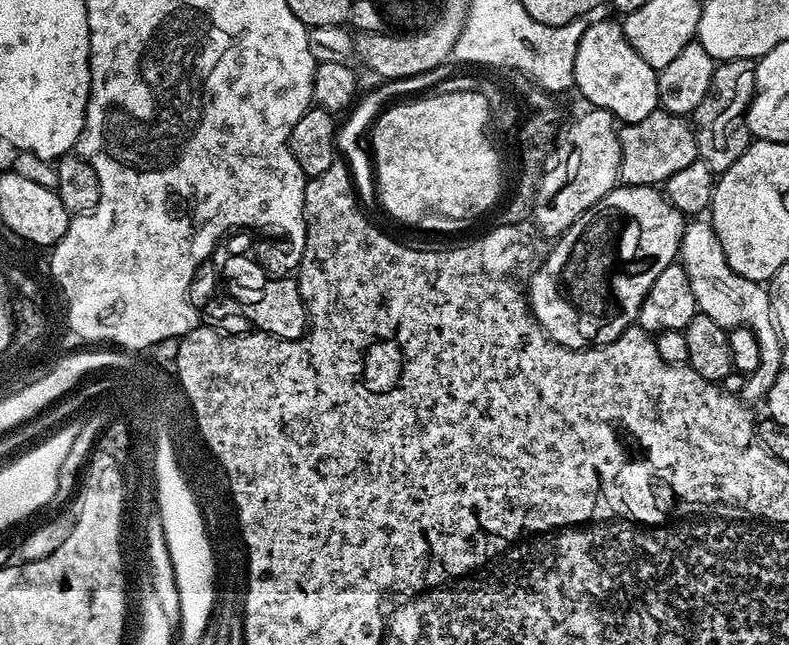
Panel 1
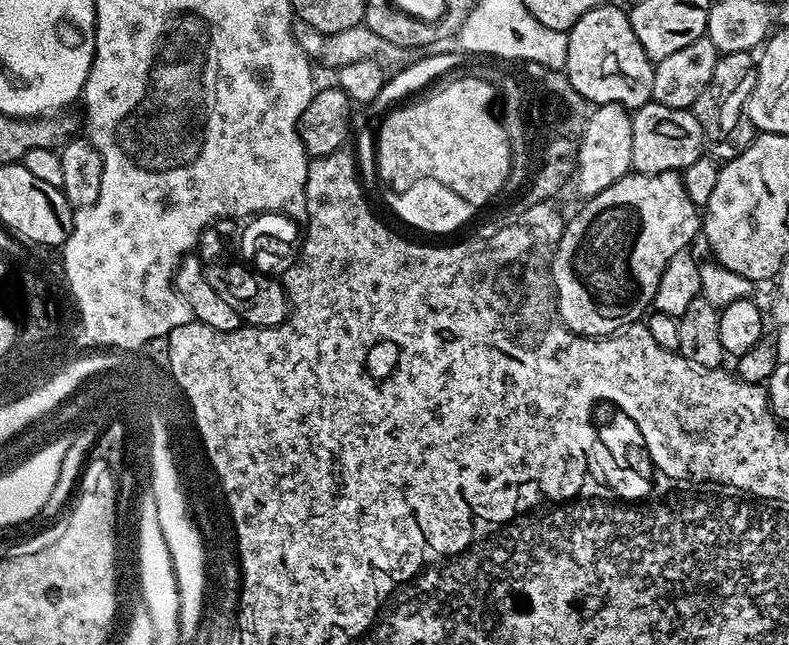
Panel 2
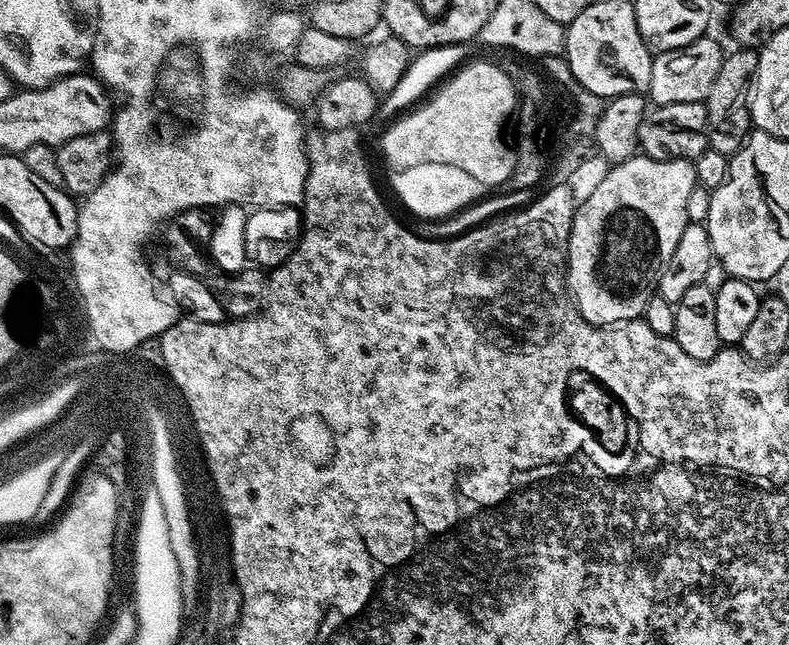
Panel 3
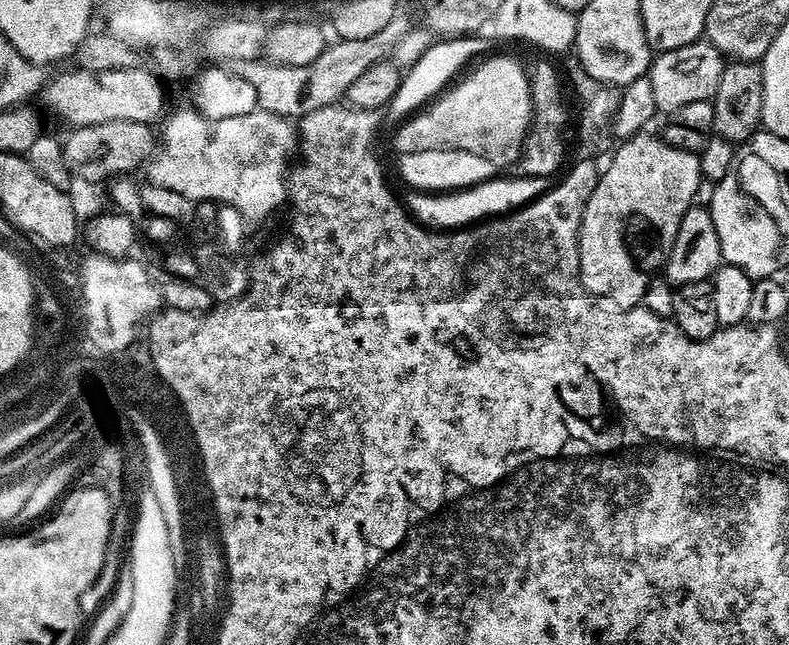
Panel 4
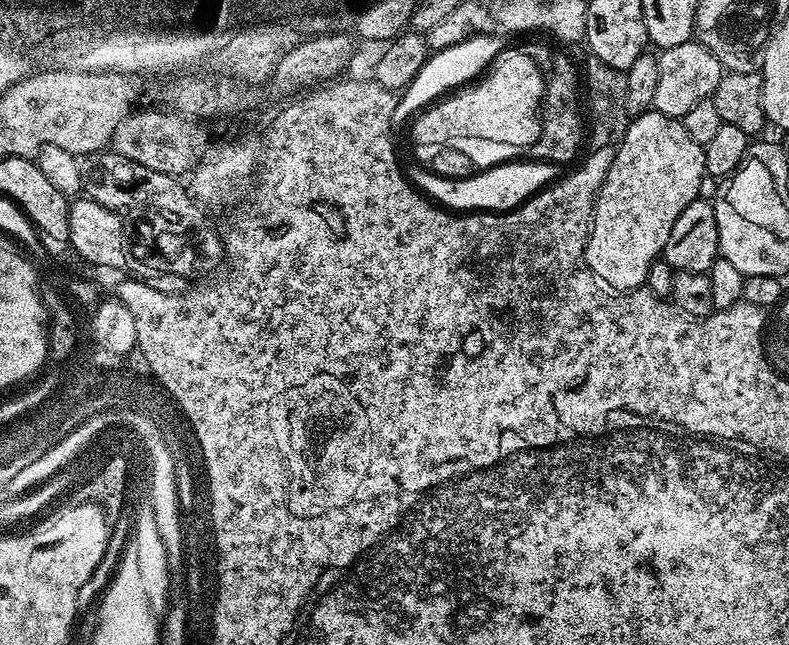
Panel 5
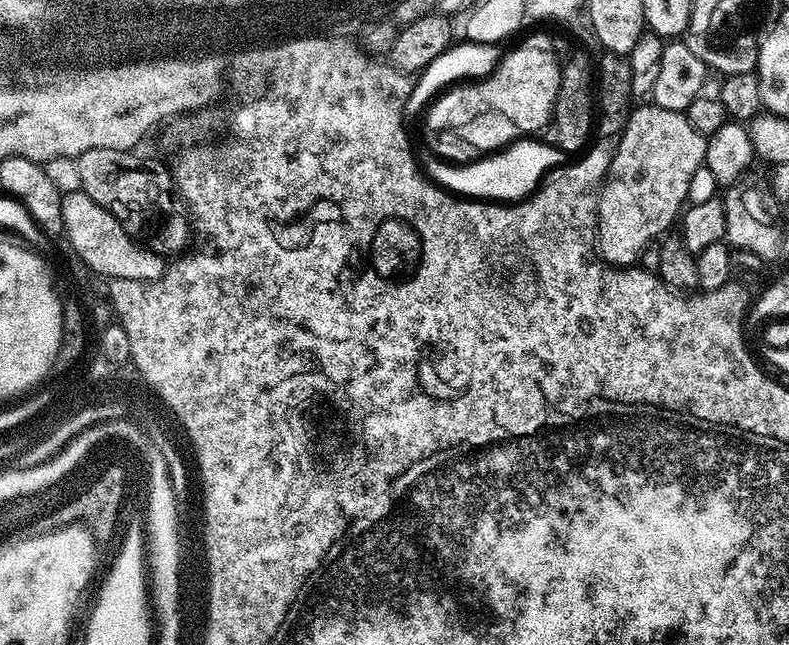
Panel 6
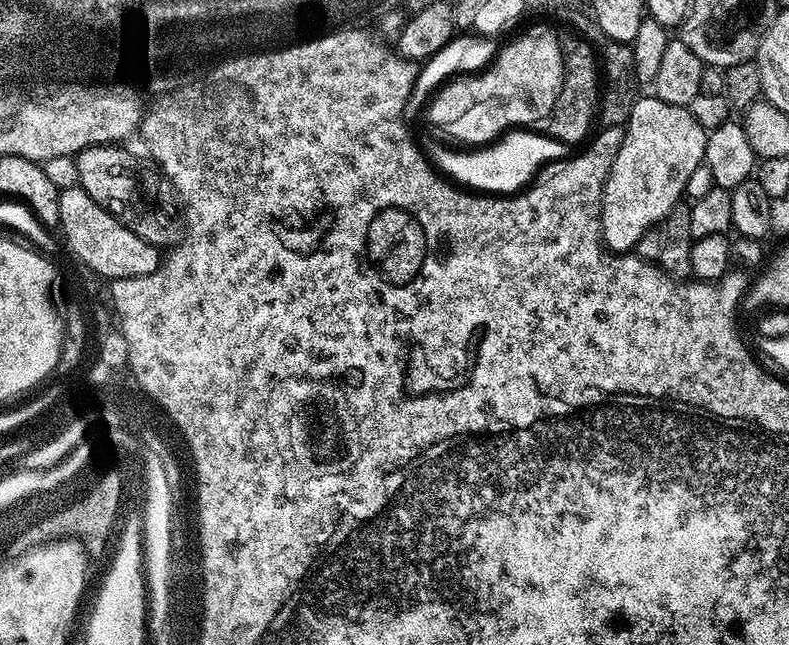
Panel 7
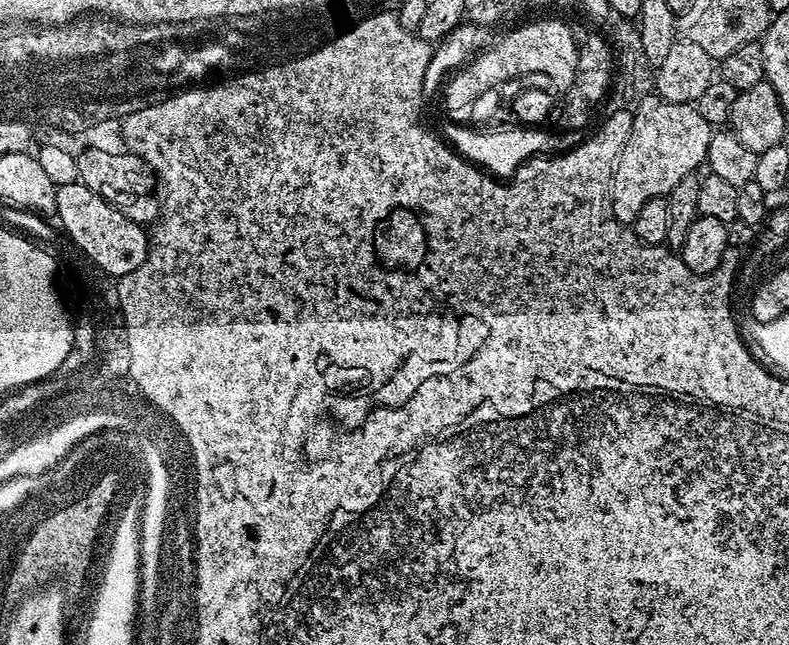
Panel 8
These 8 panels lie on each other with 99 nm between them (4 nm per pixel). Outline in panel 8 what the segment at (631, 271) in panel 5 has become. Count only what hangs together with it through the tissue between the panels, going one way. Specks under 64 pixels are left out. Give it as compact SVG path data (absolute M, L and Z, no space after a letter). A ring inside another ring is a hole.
M653 94L635 105L630 134L612 174L612 213L617 222L631 226L634 218L638 218L638 210L642 210L650 198L667 196L682 178L693 175L696 167L708 159L713 133L713 126L698 114L695 104L666 102Z

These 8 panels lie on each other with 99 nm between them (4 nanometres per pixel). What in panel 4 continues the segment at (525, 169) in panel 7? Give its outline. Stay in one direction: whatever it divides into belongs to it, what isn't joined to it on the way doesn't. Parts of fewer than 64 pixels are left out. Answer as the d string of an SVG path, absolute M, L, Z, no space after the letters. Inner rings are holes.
M524 176L492 177L482 183L473 184L469 188L452 189L449 192L426 193L417 189L409 189L402 196L402 203L409 215L417 223L433 230L455 230L467 227L493 215L507 215L525 204L532 203L551 187L550 178L530 178Z

